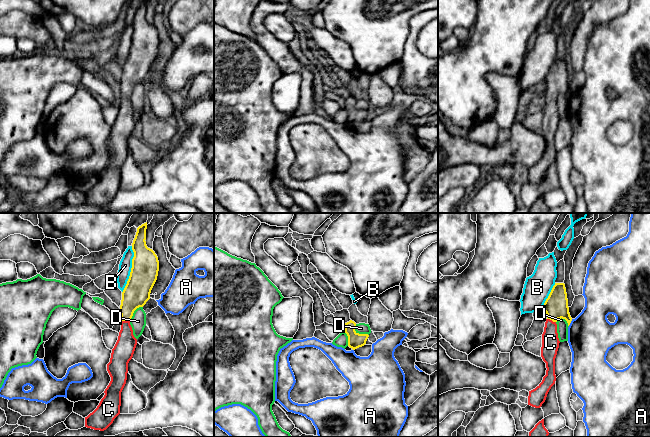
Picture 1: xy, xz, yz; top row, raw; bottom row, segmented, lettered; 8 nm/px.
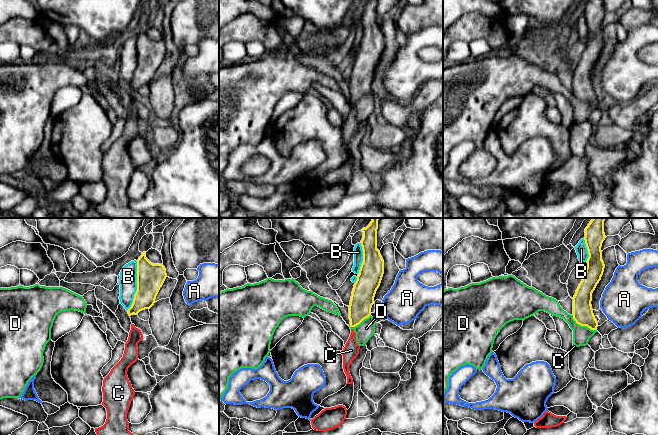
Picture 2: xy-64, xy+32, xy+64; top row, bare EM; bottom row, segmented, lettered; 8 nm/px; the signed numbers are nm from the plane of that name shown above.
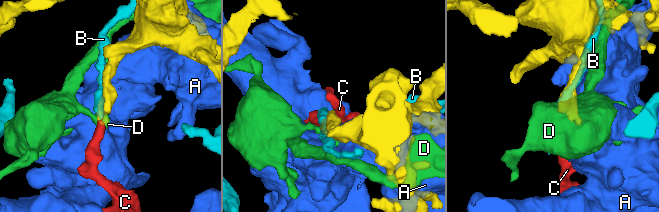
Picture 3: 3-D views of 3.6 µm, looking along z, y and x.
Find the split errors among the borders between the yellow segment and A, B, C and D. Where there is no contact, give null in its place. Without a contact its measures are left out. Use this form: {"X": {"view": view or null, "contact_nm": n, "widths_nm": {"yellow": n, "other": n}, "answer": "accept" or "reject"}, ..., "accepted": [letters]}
{"A": {"view": "yz", "contact_nm": 70, "widths_nm": {"yellow": 190, "other": 360}, "answer": "reject"}, "B": {"view": "xy", "contact_nm": 380, "widths_nm": {"yellow": 220, "other": 100}, "answer": "reject"}, "C": {"view": "yz", "contact_nm": 80, "widths_nm": {"yellow": 190, "other": 140}, "answer": "accept"}, "D": {"view": "xz", "contact_nm": 140, "widths_nm": {"yellow": 130, "other": 90}, "answer": "reject"}, "accepted": ["C"]}

